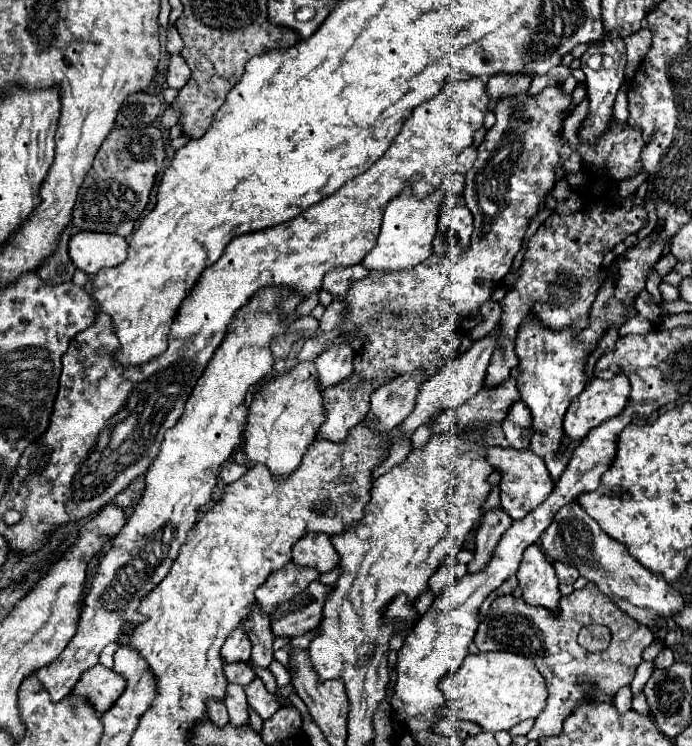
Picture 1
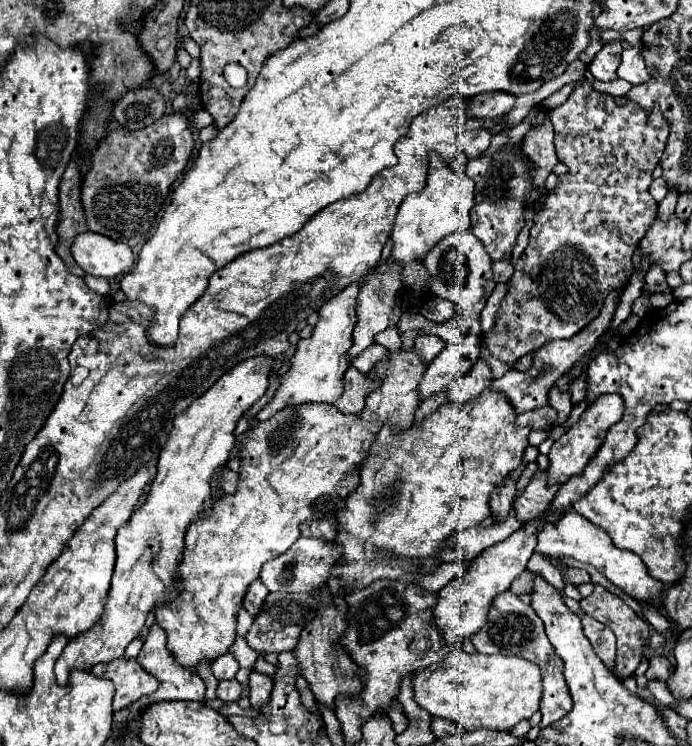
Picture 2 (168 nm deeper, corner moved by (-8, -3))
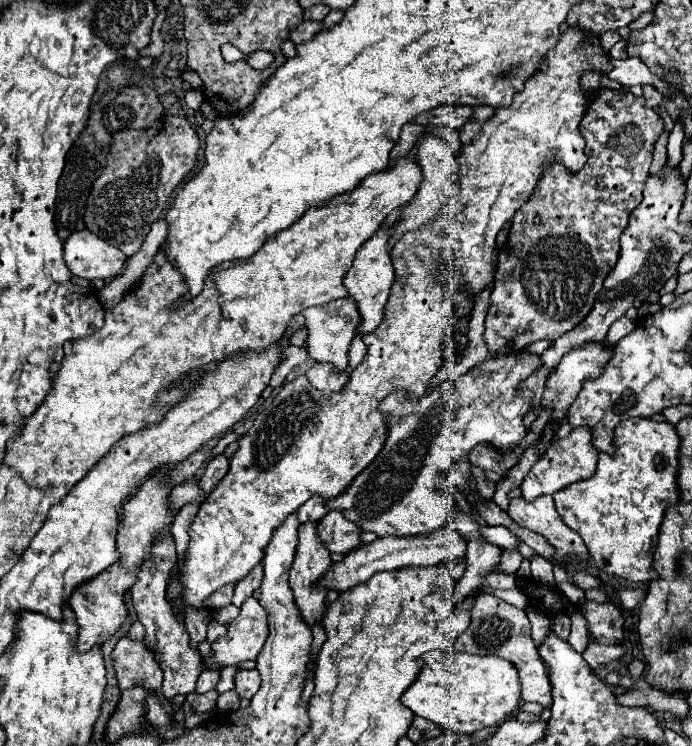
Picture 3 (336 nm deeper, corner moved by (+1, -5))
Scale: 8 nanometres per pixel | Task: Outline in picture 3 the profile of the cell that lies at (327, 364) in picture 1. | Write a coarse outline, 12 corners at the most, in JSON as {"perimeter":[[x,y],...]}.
{"perimeter":[[393,226],[377,228],[345,276],[359,332],[385,318],[395,284]]}

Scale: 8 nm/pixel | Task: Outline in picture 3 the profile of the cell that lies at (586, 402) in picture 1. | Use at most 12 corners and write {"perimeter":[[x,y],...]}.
{"perimeter":[[579,426],[551,442],[519,486],[525,502],[593,476],[597,450]]}

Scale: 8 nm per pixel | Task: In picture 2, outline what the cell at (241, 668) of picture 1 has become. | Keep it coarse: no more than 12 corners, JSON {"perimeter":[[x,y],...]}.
{"perimeter":[[220,680],[220,700],[236,702],[248,690],[238,680]]}

